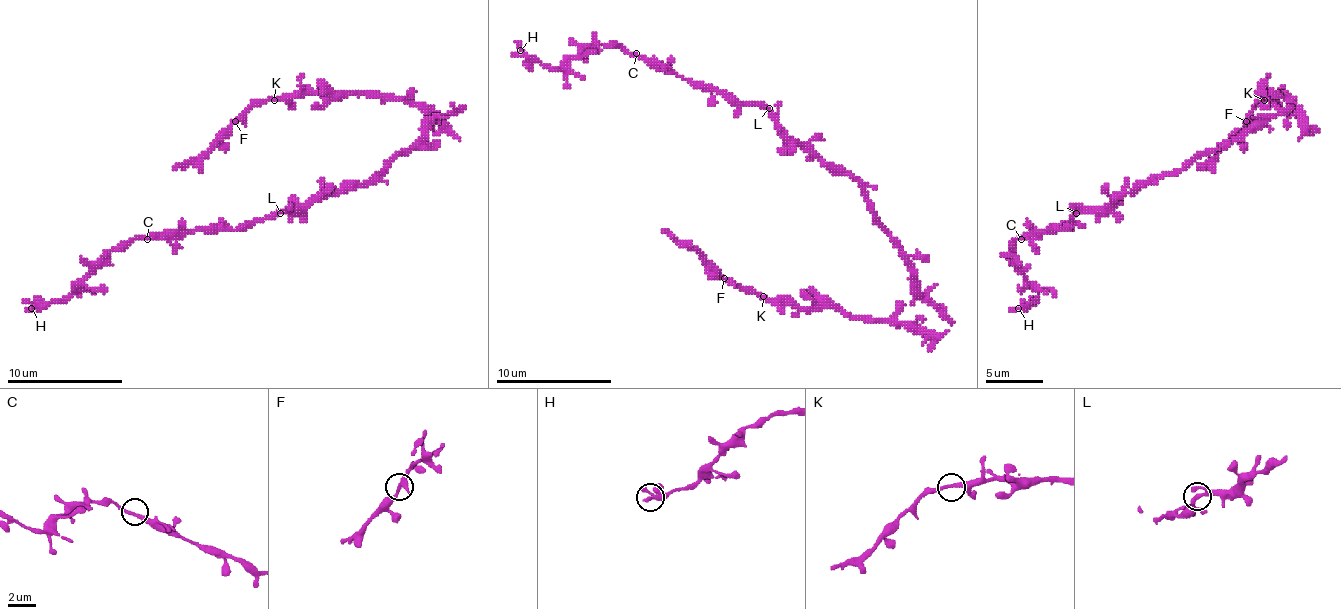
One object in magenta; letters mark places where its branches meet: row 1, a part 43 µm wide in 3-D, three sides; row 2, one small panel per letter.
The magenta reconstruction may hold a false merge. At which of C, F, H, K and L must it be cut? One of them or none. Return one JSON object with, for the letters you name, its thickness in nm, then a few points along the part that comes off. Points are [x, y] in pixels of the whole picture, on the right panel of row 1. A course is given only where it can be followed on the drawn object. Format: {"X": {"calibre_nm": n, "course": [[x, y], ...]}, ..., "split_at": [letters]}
{"split_at": []}

